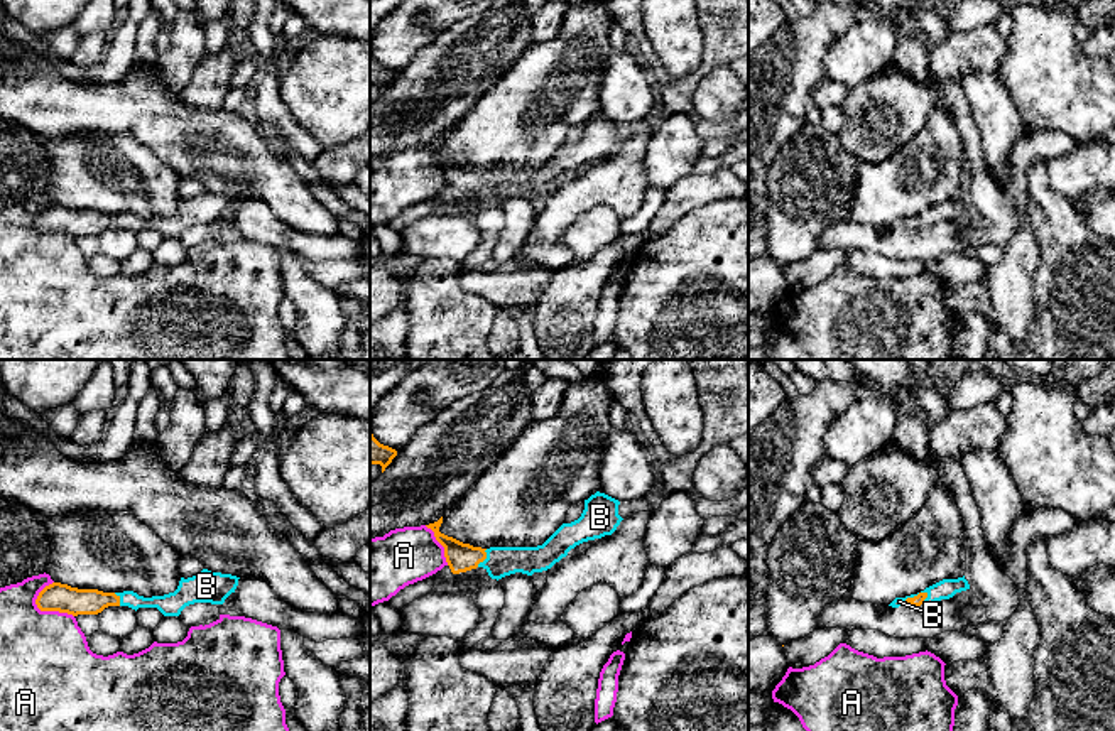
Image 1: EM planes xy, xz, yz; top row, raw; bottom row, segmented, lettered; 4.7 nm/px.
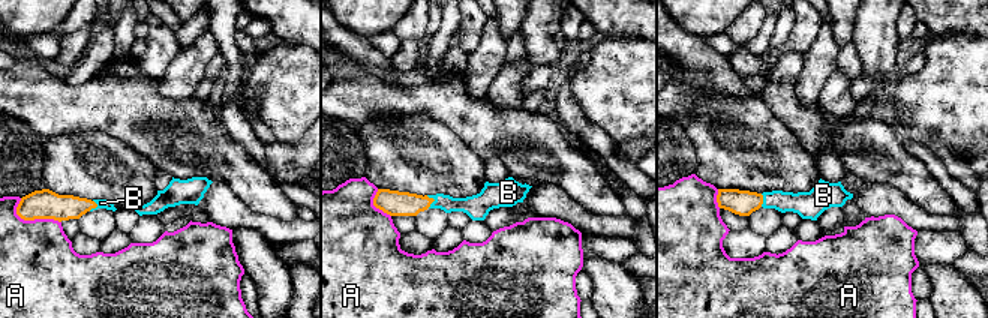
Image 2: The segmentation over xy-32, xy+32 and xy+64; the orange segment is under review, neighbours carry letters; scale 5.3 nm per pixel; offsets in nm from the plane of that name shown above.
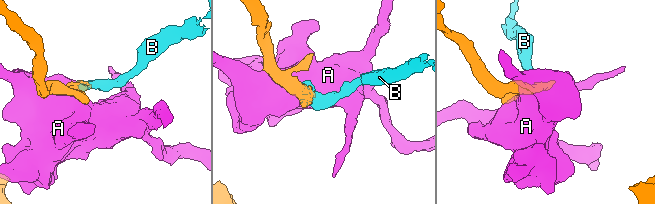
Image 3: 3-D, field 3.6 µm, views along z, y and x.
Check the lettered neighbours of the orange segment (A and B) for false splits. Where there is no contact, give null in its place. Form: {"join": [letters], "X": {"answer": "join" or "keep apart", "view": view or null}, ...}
{"join": ["B"], "A": {"answer": "keep apart", "view": "xy"}, "B": {"answer": "join", "view": "yz"}}

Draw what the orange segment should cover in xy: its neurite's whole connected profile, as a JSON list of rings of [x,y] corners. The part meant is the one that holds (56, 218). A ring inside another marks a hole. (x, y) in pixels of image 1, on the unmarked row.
[[[203,191],[193,199],[181,199],[174,214],[144,219],[133,213],[103,214],[98,211],[78,211],[68,206],[52,204],[46,208],[35,226],[41,233],[59,233],[73,238],[98,236],[108,228],[157,230],[164,238],[179,238],[194,225],[223,226],[238,208],[237,198]]]

